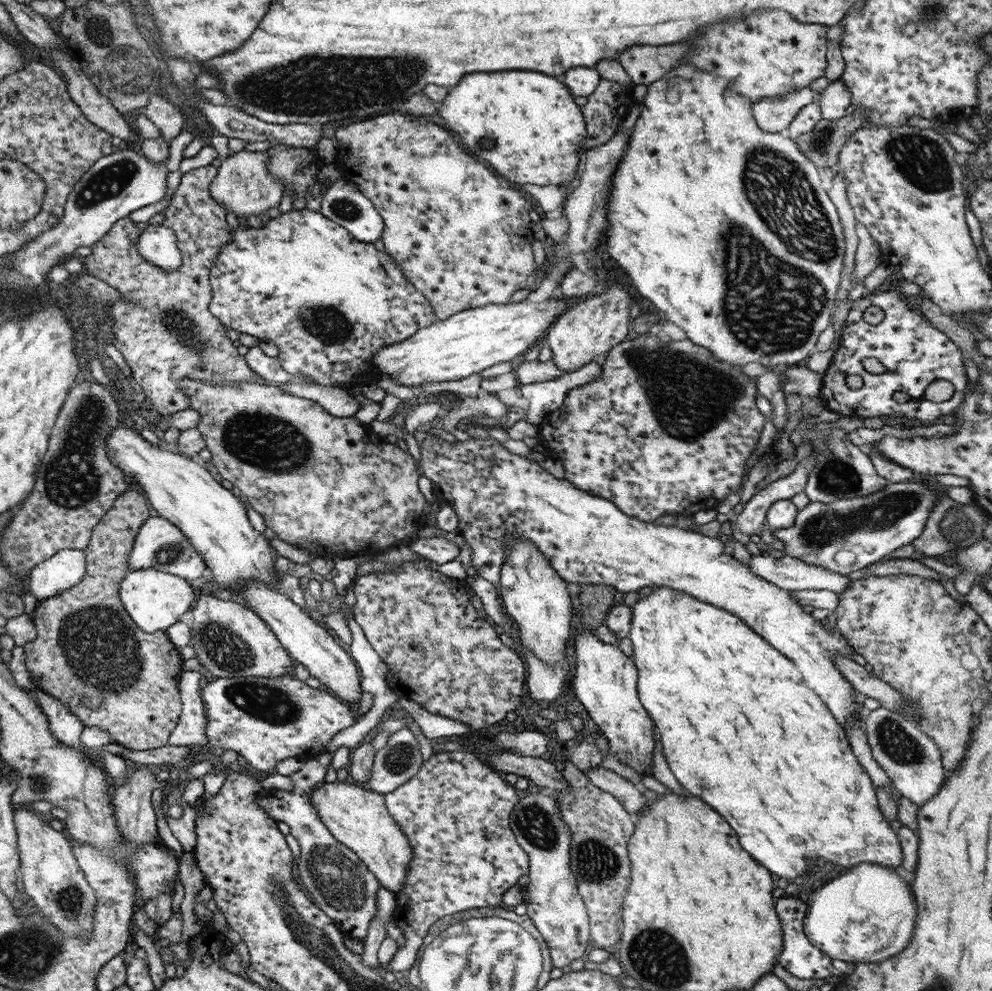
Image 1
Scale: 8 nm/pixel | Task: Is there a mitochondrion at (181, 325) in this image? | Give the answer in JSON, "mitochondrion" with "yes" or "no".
{"mitochondrion":"yes"}

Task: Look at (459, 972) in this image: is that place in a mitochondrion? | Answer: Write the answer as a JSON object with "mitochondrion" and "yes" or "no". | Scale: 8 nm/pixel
{"mitochondrion":"yes"}

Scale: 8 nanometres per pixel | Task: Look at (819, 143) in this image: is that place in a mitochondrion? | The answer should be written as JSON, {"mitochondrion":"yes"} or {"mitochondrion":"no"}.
{"mitochondrion":"yes"}

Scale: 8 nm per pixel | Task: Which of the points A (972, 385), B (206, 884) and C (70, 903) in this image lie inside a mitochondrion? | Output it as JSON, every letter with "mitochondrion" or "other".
{"A":"other","B":"other","C":"mitochondrion"}

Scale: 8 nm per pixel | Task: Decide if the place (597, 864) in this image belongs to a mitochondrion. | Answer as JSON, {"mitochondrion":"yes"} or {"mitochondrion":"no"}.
{"mitochondrion":"yes"}

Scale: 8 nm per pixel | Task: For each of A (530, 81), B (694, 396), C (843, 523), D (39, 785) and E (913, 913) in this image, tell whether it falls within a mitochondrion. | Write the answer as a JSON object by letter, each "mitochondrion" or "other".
{"A":"other","B":"mitochondrion","C":"mitochondrion","D":"mitochondrion","E":"other"}

